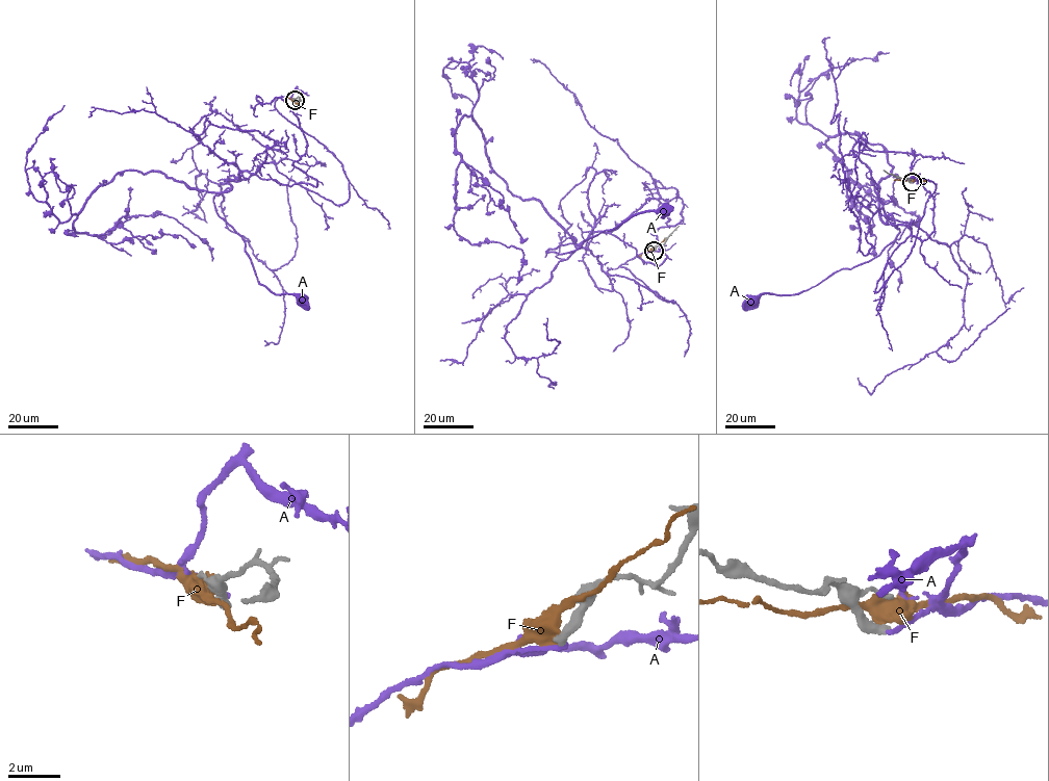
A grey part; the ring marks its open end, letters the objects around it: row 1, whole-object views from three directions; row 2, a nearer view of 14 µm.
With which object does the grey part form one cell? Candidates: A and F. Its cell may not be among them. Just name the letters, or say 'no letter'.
no letter

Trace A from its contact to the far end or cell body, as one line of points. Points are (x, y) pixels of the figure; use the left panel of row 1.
A: (295, 100), (275, 105), (340, 162), (349, 200), (334, 204), (272, 162), (213, 202), (258, 281), (301, 300)

